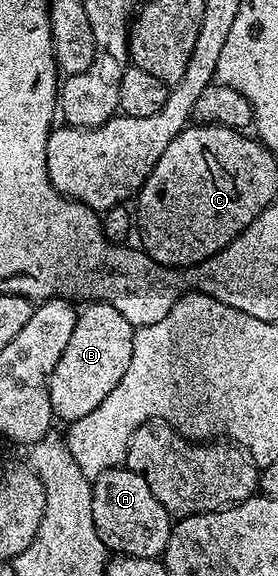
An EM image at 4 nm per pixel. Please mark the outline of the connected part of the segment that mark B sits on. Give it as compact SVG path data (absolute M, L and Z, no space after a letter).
M102 302L88 303L88 308L78 313L73 326L73 335L69 337L61 362L51 375L49 398L51 415L56 421L80 420L85 414L93 414L109 393L121 382L125 370L129 370L129 358L133 358L133 338L135 328L111 304Z

